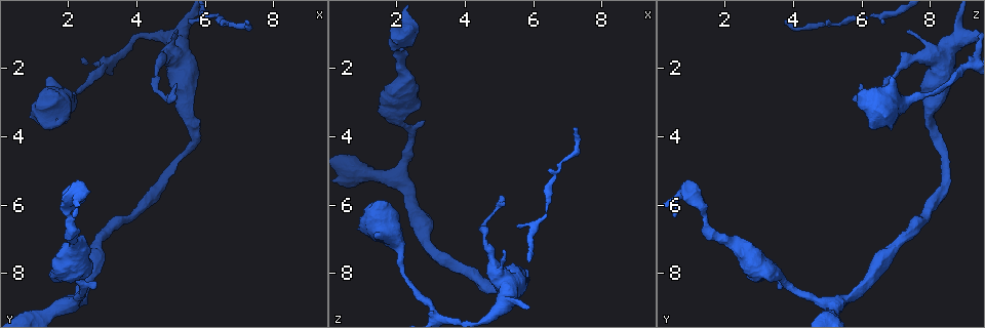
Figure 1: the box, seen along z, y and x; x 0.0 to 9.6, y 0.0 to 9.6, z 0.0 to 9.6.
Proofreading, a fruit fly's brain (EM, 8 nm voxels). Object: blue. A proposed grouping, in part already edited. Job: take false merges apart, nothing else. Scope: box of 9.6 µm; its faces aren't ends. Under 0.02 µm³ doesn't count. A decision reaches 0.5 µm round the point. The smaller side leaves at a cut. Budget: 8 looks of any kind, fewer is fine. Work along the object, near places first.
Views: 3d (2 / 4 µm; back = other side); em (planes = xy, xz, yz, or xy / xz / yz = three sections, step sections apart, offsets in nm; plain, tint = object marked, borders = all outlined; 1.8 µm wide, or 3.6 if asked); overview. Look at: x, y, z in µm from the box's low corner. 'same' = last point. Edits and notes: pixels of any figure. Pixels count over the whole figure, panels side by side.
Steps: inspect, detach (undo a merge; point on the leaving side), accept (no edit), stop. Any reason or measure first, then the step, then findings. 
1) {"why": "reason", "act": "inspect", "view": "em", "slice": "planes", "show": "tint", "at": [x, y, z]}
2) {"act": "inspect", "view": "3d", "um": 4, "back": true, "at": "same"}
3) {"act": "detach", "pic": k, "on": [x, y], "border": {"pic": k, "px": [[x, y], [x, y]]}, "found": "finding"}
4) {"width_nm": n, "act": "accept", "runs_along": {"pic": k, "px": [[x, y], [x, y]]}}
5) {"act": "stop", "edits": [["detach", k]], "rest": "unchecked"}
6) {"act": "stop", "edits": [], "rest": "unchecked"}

{"act": "inspect", "view": "3d", "um": 2, "at": [4.80, 1.75, 7.30]}

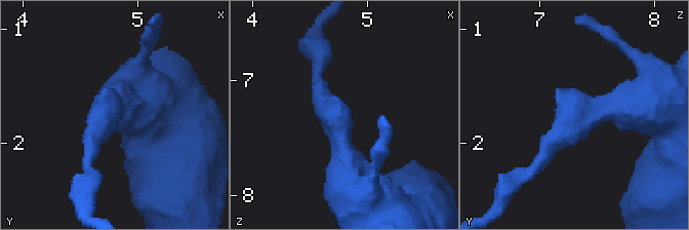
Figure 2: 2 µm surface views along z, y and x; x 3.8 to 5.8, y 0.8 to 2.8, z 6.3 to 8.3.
{"why": "now the EM", "act": "inspect", "view": "em", "slice": "planes", "show": "plain", "at": [4.74, 1.74, 7.32]}

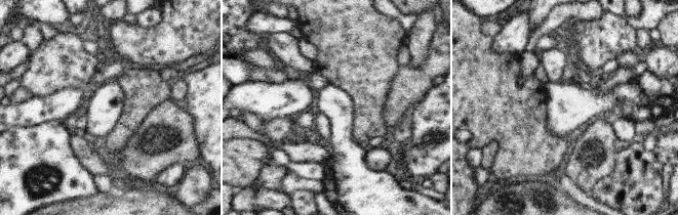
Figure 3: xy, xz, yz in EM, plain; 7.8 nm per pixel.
{"why": "see the neighbours", "act": "inspect", "view": "em", "slice": "planes", "show": "borders", "at": "same"}

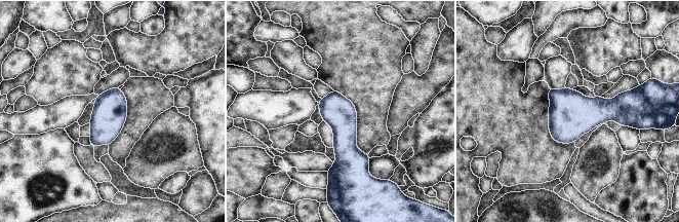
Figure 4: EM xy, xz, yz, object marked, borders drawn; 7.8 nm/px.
{"width_nm": 240, "act": "accept", "runs_along": {"pic": 4, "px": [[333, 94], [344, 122], [335, 177]]}, "found": "continuous, no second cell"}

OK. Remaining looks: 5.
{"why": "thin arm on a thick one", "act": "inspect", "view": "3d", "um": 4, "at": [5.05, 1.15, 9.00]}

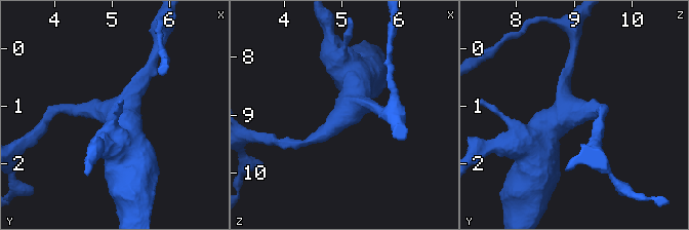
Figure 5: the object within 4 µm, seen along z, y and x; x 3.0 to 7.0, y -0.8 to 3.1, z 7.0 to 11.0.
{"act": "inspect", "view": "em", "um": 3.6, "slice": "yz", "step": 8, "show": "tint", "at": [5.10, 1.10, 8.90]}

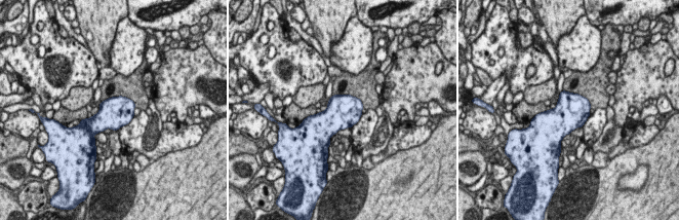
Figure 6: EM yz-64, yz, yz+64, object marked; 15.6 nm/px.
{"act": "inspect", "view": "em", "um": 3.6, "slice": "planes", "show": "borders", "at": "same"}

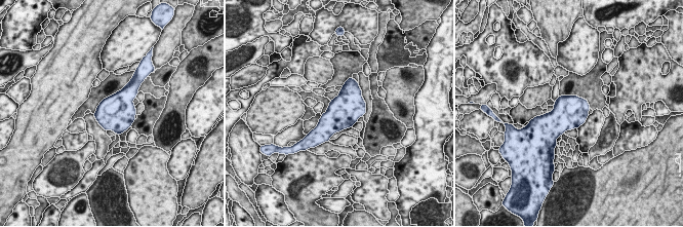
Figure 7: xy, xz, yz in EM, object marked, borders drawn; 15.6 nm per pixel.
{"arms": 3, "arm_widths_nm": [170, 200, 650], "act": "accept", "found": "continuous, no second cell"}

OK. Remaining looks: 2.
{"act": "stop", "edits": [], "rest": "unchecked"}

